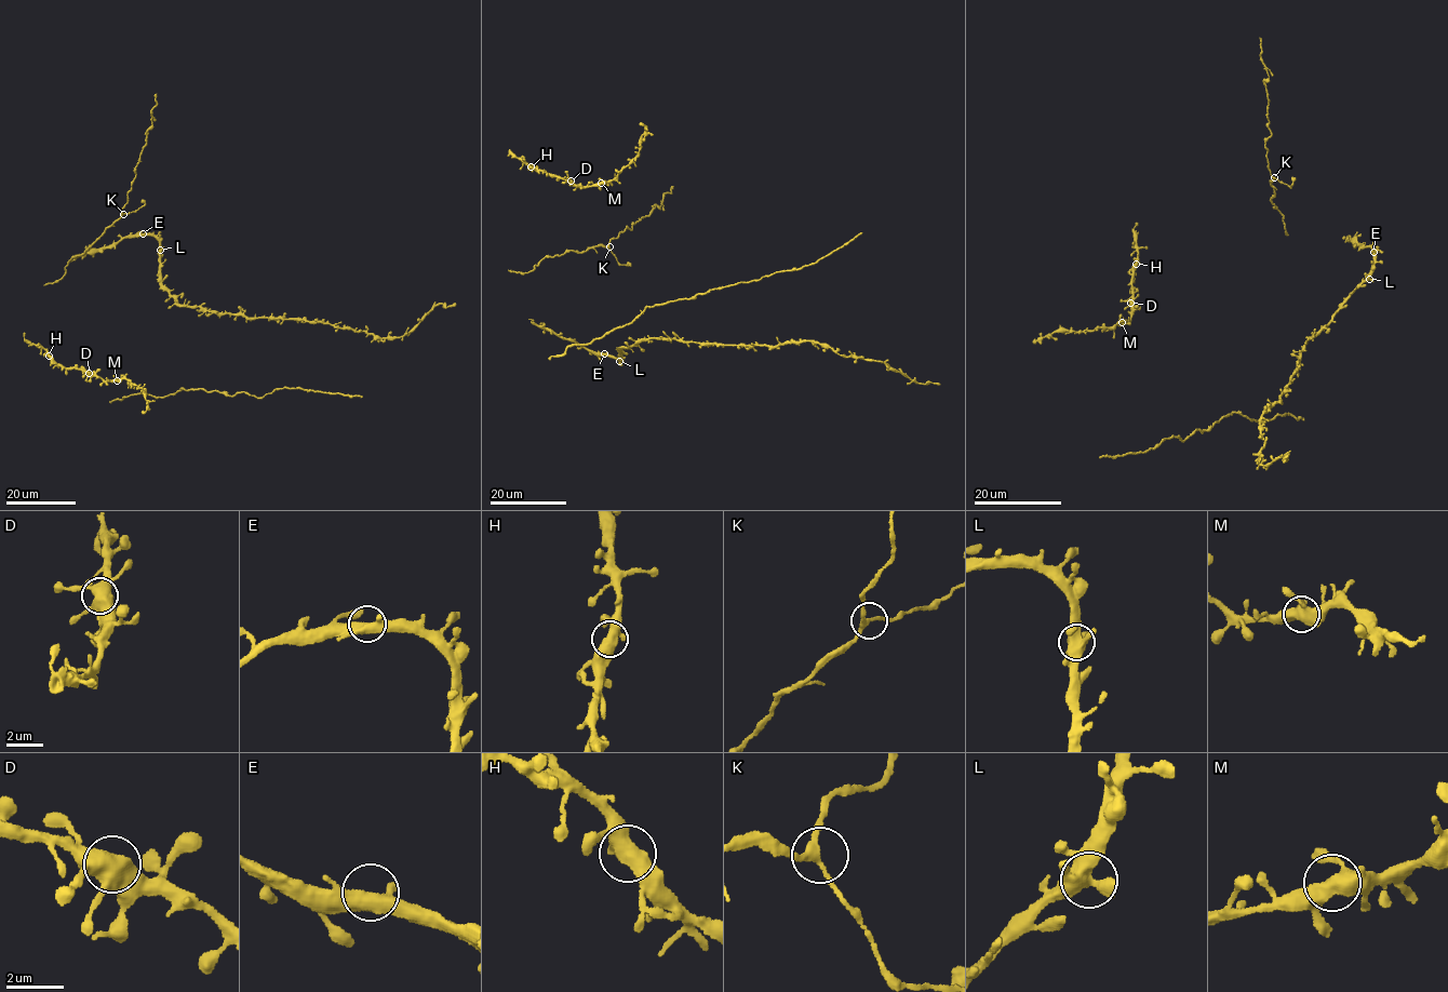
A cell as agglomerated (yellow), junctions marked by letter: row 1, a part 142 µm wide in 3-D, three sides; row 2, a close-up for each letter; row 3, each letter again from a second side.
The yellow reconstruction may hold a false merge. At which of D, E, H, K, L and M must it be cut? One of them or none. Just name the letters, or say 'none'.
none

